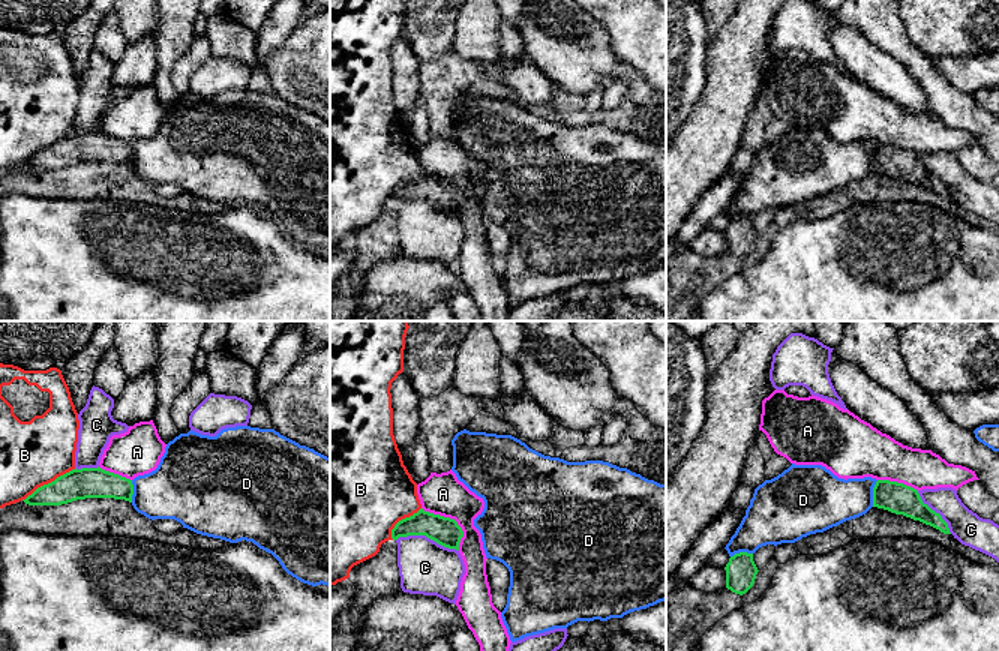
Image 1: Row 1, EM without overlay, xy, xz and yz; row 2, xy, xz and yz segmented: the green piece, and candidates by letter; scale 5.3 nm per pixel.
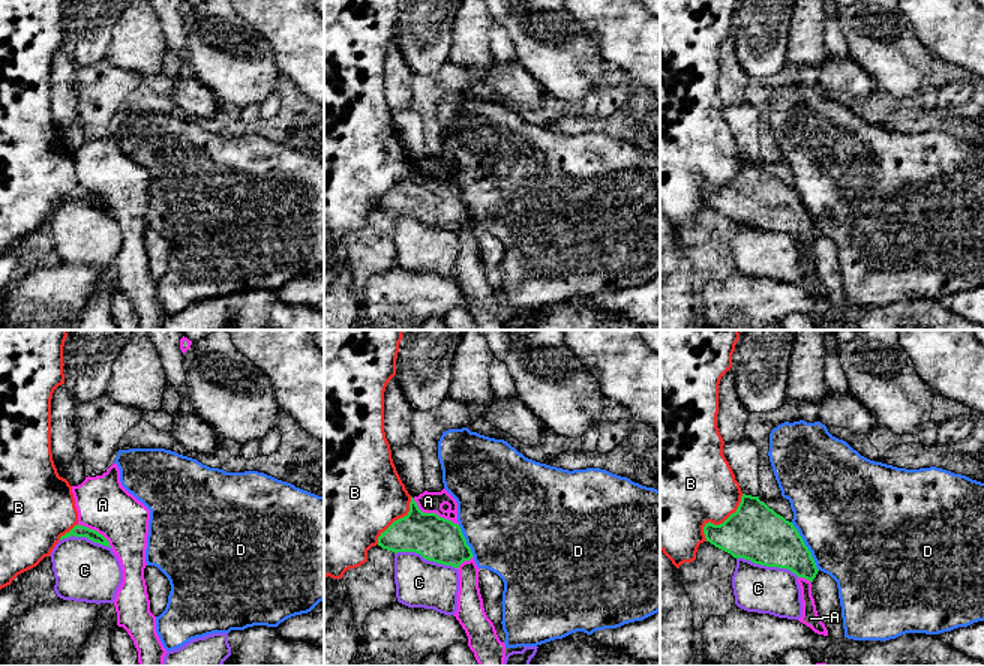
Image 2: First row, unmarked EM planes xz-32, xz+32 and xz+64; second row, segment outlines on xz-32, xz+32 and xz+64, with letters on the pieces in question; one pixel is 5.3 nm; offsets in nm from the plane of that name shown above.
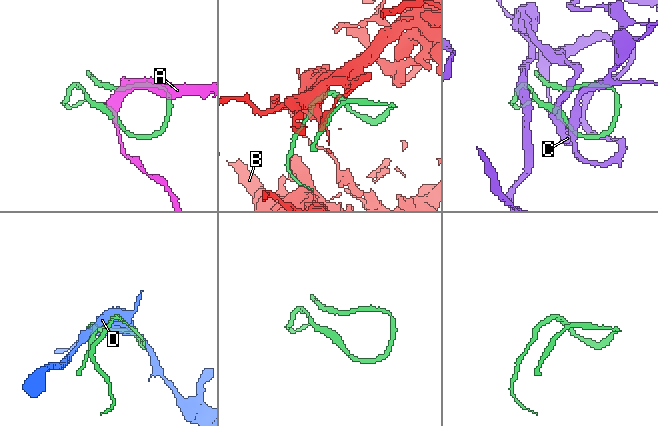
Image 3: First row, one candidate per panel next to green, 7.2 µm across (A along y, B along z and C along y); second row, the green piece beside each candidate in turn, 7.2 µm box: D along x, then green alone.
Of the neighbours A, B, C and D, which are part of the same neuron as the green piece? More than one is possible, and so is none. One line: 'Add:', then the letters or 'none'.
Add: none

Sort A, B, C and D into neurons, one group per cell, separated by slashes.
A / B / C / D

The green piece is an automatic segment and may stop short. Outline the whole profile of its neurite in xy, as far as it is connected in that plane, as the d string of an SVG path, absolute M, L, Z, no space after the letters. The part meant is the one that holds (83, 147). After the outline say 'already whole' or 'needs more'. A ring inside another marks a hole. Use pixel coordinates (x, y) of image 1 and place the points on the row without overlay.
M102 132L72 134L38 152L22 164L28 170L62 170L86 162L114 162L132 166L132 144Z | already whole

